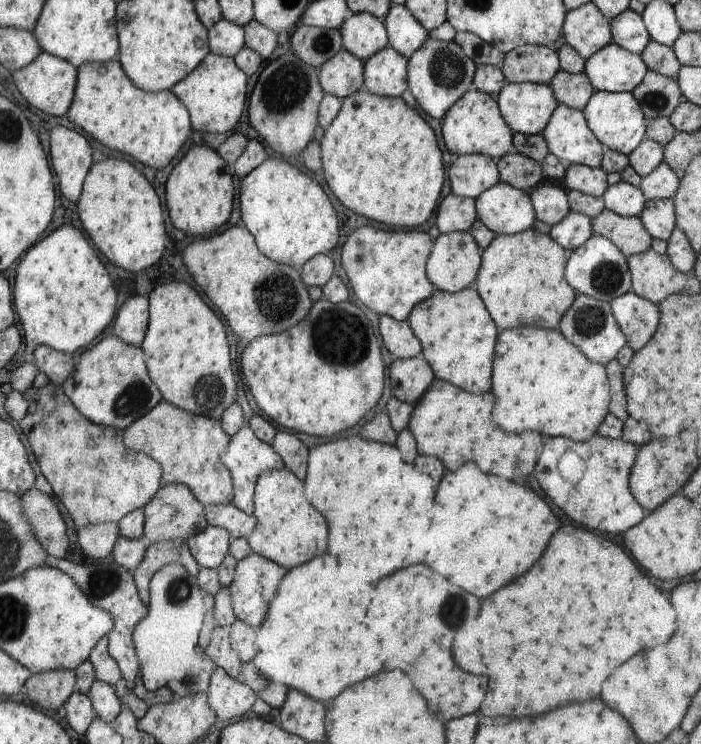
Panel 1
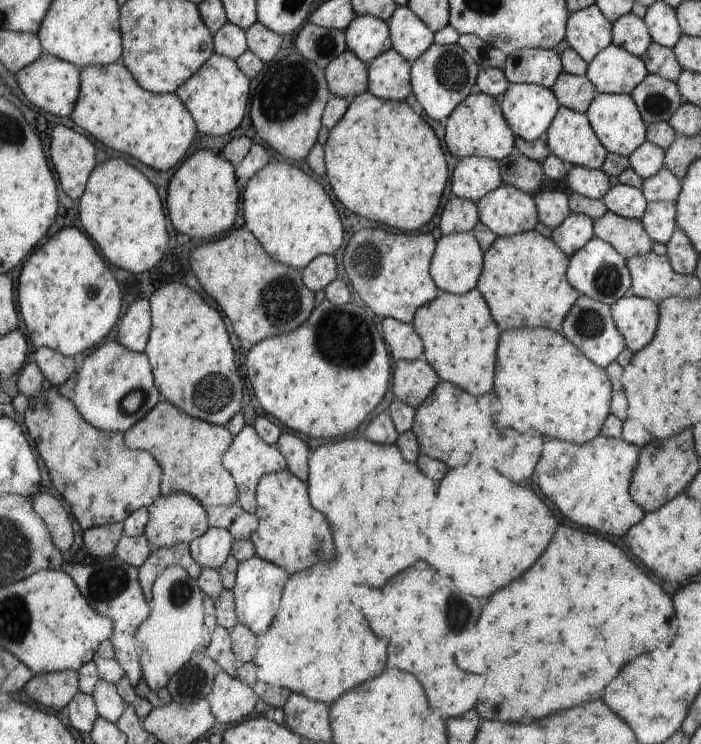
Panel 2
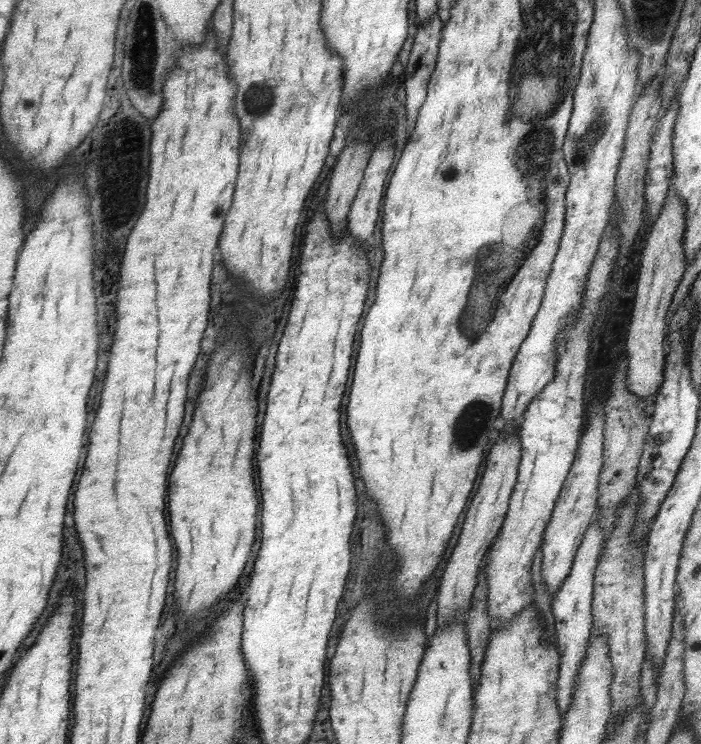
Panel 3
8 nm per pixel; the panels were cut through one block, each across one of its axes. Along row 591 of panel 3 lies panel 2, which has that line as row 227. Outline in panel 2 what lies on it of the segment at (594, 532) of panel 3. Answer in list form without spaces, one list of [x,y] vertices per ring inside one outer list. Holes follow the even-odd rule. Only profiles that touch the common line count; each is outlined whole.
[[[572,213],[563,224],[552,229],[551,238],[569,257],[595,236],[594,221],[584,214]]]

